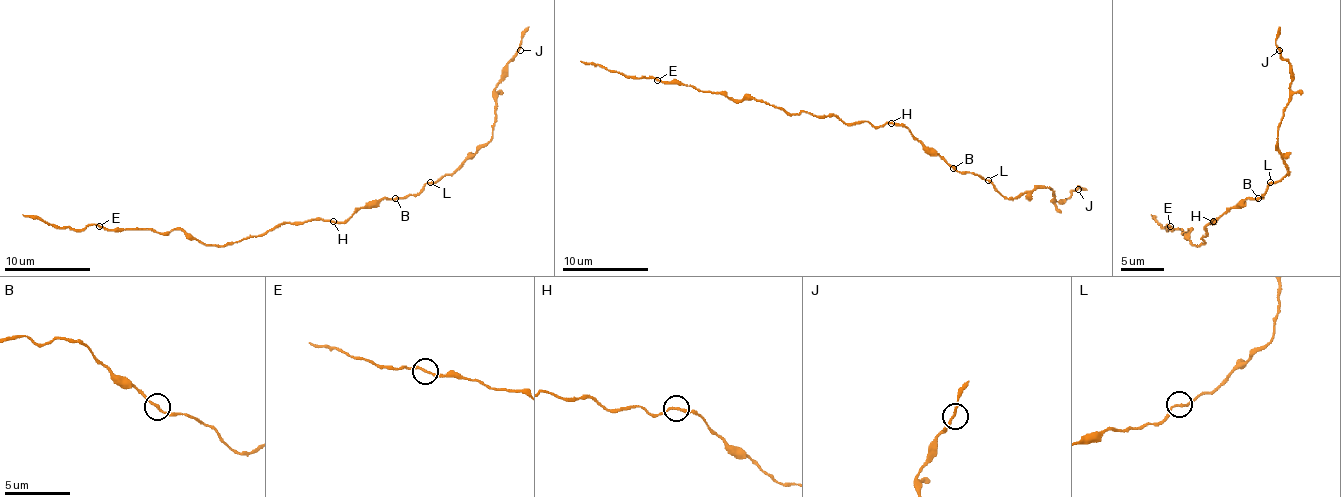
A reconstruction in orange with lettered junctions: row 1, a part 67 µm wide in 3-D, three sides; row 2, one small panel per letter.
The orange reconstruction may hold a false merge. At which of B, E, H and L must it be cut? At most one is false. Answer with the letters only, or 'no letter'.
L

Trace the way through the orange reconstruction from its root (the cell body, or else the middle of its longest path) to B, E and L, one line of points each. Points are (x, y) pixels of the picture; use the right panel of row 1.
B: (1213, 221), (1247, 198), (1258, 198)
E: (1213, 221), (1217, 219), (1210, 221), (1200, 245), (1189, 241), (1189, 230), (1183, 232), (1170, 226)
L: (1213, 221), (1247, 198), (1262, 198), (1270, 183)

